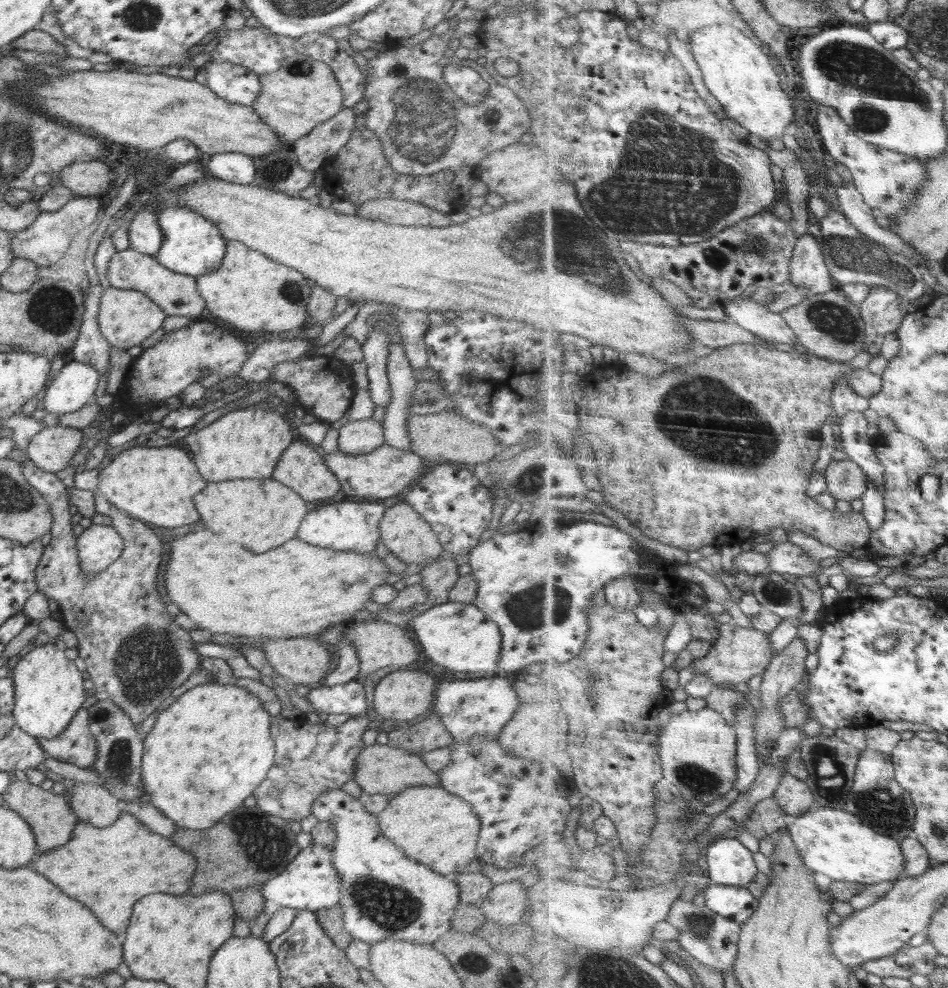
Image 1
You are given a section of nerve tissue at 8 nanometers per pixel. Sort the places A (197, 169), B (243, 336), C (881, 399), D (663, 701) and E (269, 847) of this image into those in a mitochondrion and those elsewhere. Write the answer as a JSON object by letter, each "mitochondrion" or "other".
{"A":"other","B":"other","C":"other","D":"other","E":"mitochondrion"}

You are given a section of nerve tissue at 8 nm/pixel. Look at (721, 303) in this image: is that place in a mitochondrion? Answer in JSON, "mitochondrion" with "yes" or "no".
{"mitochondrion":"no"}

